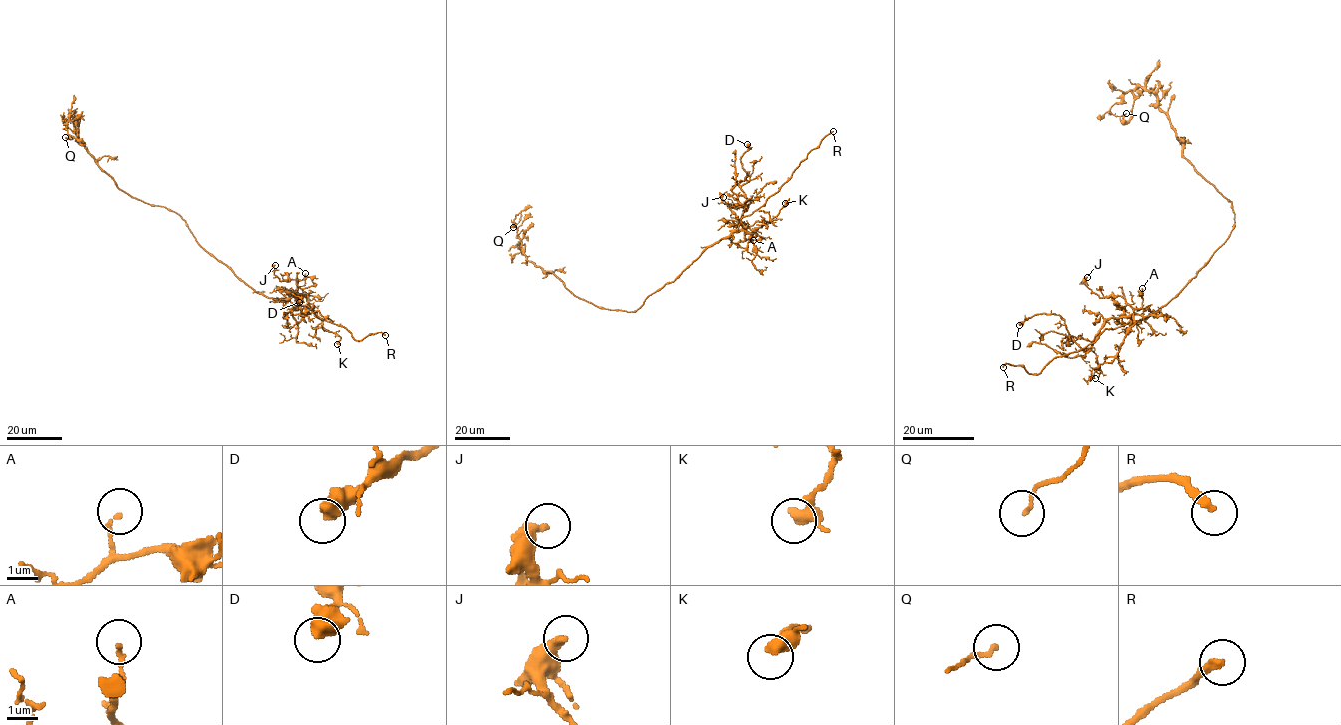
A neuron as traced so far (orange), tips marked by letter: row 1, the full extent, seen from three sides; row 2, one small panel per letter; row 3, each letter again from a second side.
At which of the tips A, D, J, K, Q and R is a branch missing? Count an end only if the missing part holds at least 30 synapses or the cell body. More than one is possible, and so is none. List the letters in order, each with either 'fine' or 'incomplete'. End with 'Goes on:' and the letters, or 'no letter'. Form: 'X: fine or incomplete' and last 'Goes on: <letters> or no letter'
A: fine
D: fine
J: fine
K: fine
Q: fine
R: incomplete
Goes on: R

